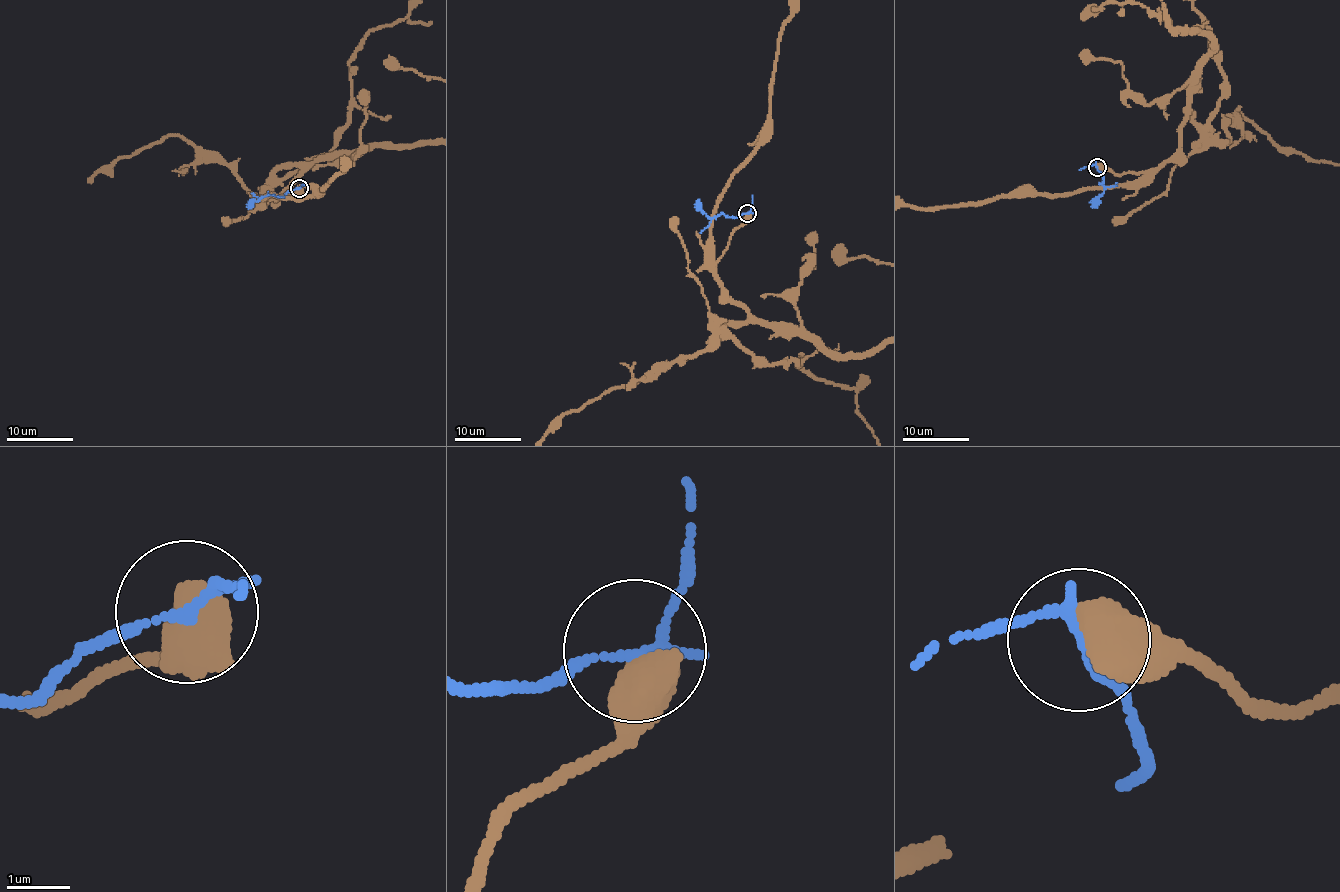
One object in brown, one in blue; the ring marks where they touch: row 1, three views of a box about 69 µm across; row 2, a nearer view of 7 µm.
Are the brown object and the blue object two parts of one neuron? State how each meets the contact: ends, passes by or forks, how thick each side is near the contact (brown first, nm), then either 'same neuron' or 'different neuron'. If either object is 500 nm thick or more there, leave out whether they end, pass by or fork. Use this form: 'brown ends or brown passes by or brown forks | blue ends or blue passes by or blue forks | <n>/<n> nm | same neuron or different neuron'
750/130 nm | different neuron

